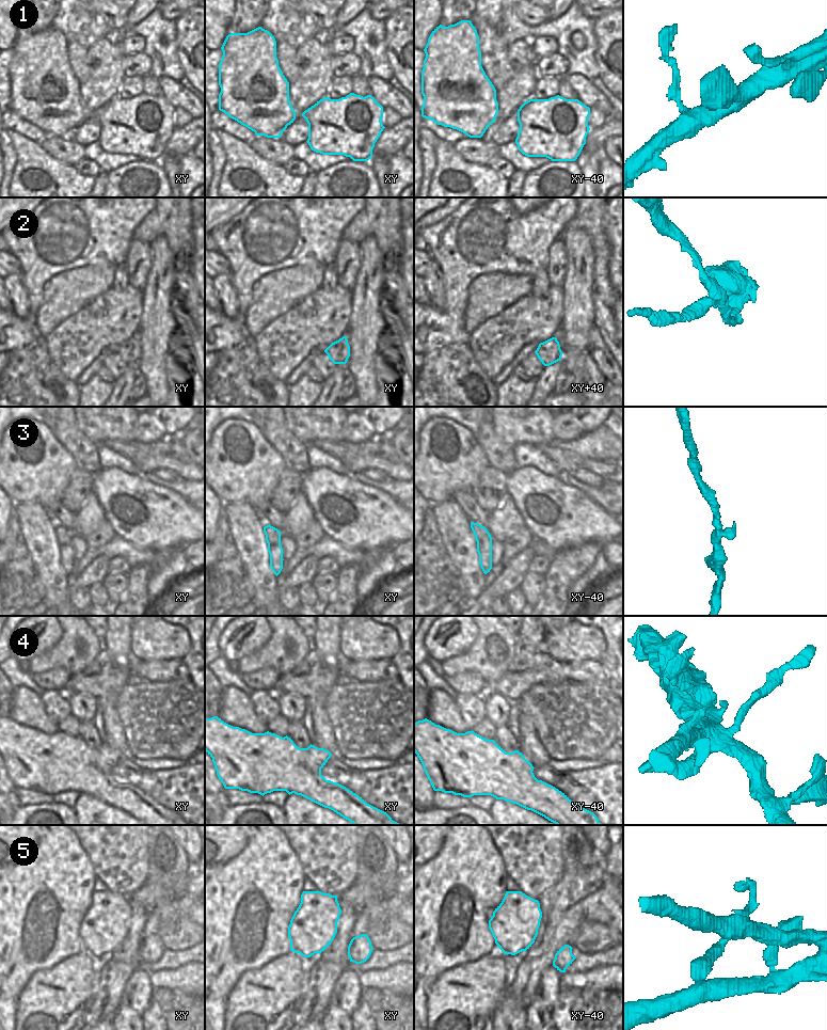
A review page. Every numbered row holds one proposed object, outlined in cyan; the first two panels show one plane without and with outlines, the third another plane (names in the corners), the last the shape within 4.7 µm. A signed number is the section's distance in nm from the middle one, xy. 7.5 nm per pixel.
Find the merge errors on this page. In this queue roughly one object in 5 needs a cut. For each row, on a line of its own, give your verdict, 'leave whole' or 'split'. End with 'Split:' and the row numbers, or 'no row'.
1: leave whole
2: split
3: leave whole
4: leave whole
5: leave whole
Split: 2

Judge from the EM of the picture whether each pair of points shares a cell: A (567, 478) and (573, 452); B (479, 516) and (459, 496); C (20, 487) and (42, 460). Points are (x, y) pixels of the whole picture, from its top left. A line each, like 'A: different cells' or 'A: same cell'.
A: different cells
B: same cell
C: same cell

